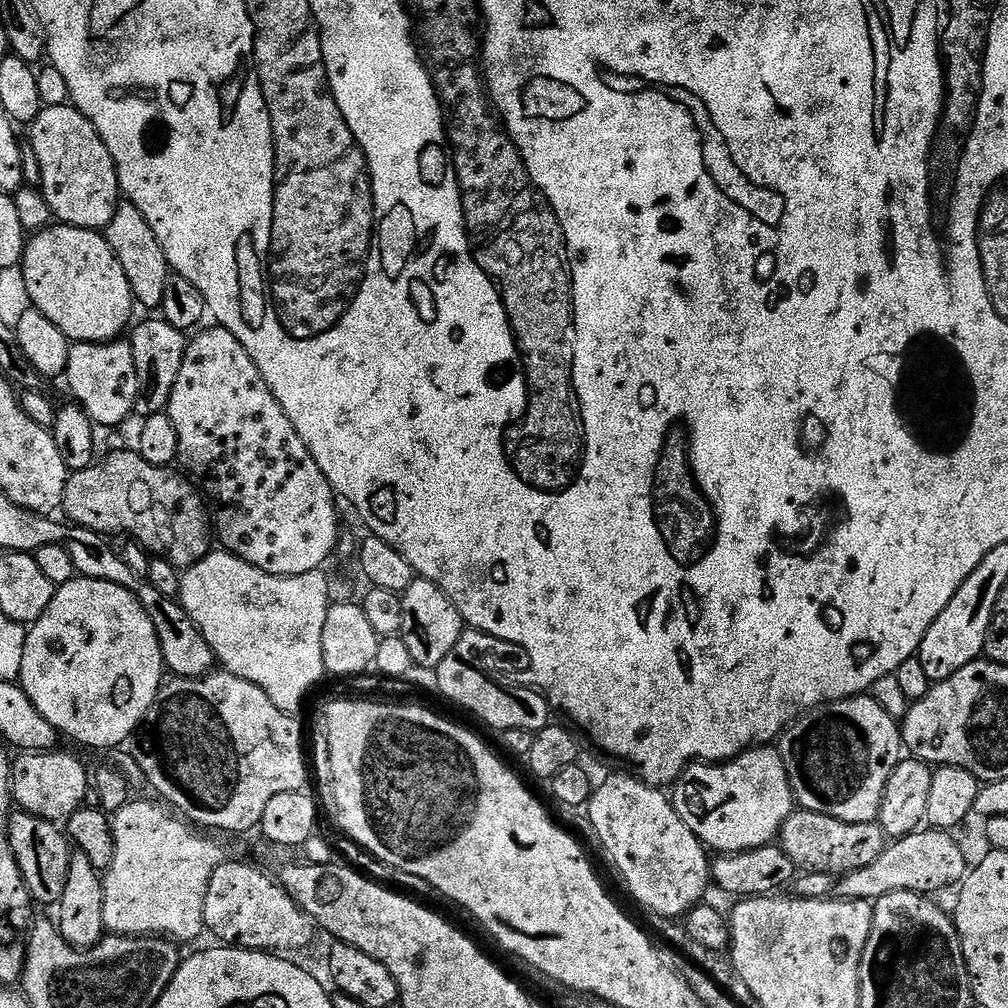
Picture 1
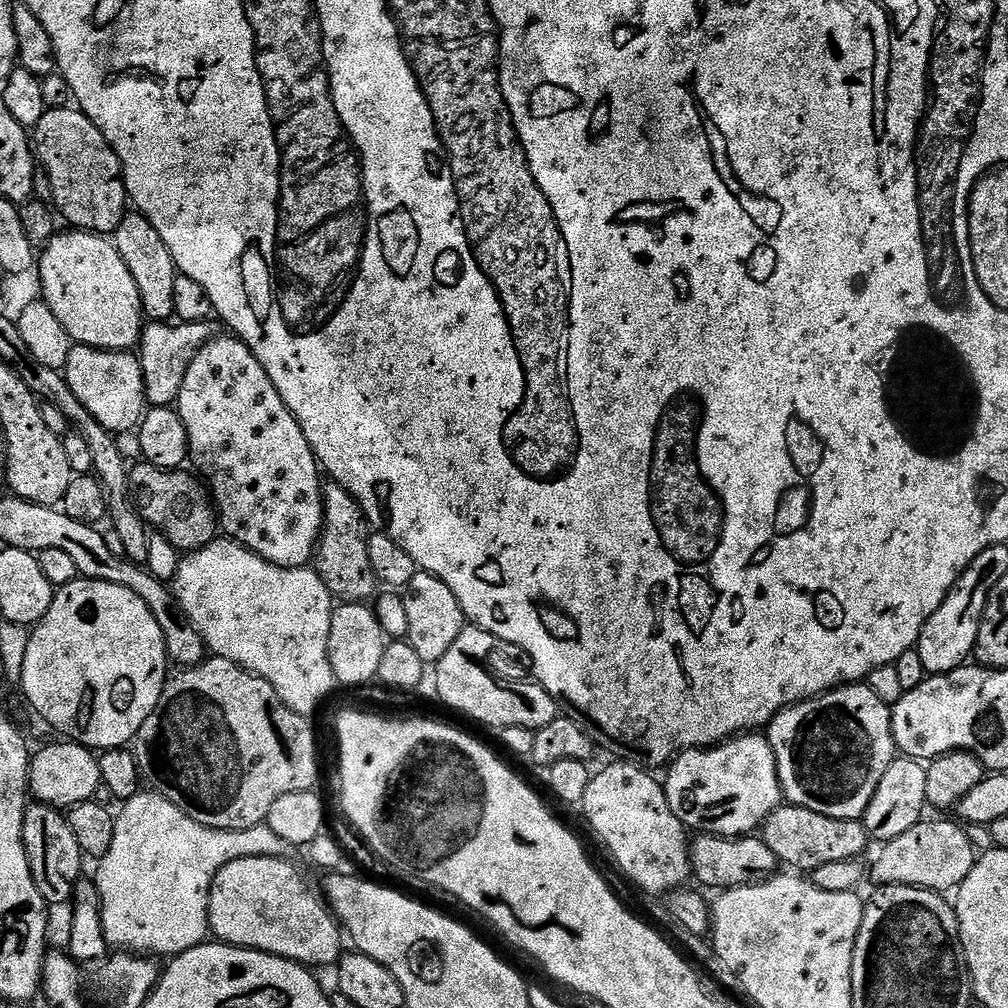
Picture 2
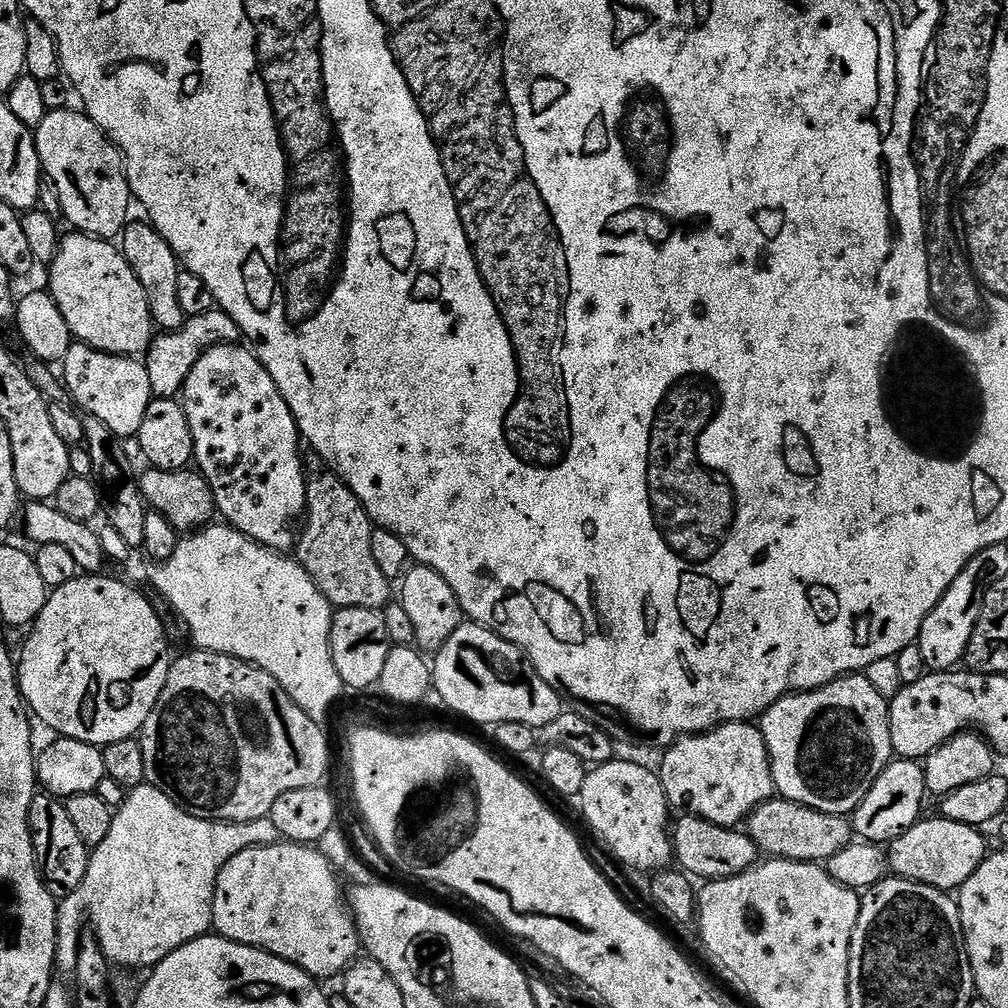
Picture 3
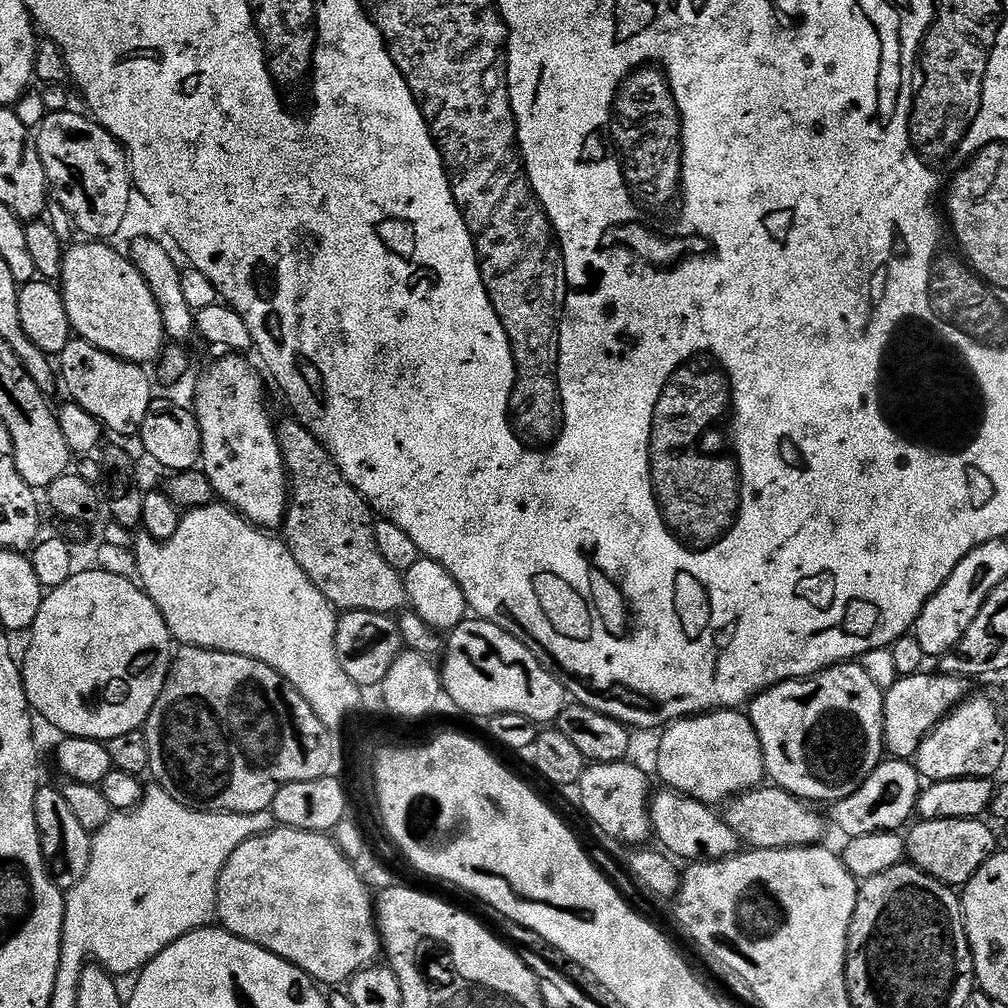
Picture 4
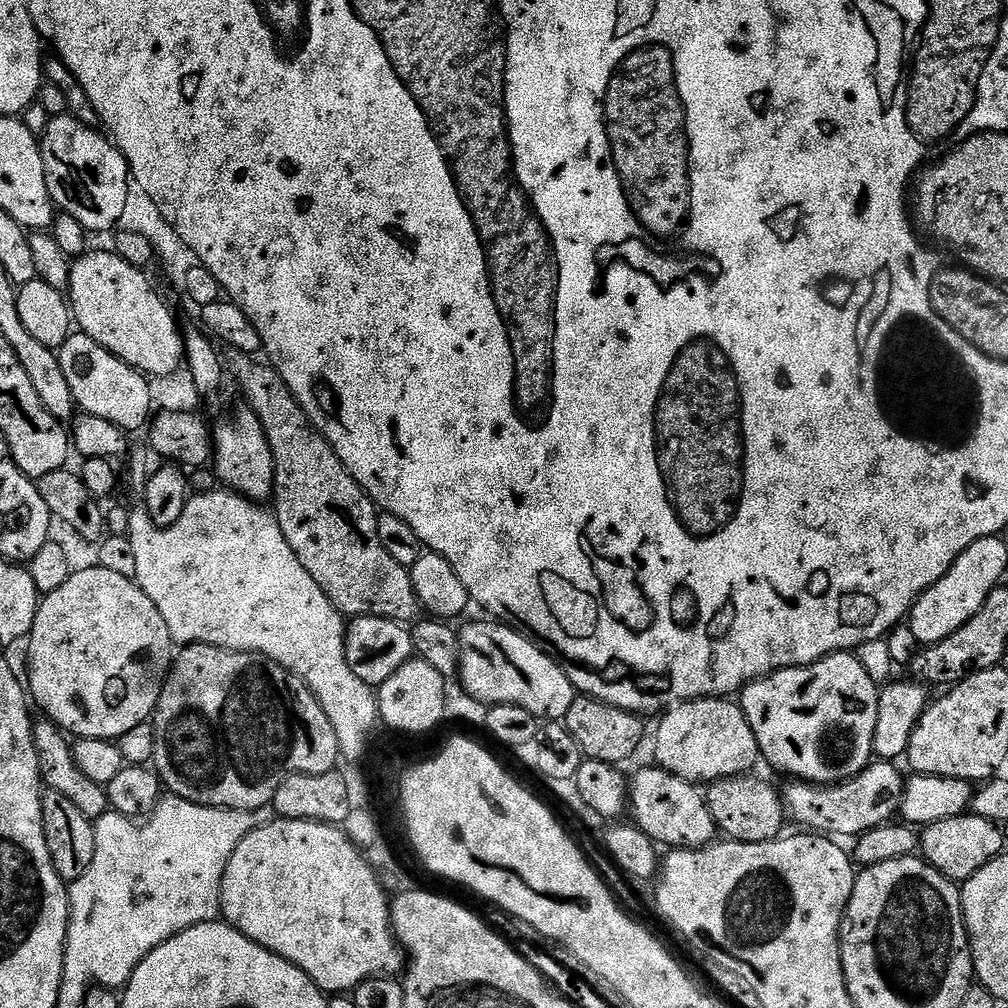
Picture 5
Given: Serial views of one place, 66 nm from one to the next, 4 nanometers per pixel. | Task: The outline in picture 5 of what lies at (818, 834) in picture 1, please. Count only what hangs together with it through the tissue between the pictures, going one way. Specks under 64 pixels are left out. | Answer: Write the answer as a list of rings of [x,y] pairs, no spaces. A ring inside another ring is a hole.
[[[756,774],[731,776],[729,780],[713,780],[707,785],[706,799],[717,829],[737,844],[757,844],[777,839],[785,831],[786,809],[778,788],[759,780]]]

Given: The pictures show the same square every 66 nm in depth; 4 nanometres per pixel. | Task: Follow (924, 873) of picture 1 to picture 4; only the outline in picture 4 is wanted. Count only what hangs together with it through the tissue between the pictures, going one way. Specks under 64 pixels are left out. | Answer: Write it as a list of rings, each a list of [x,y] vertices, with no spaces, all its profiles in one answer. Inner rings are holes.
[[[934,819],[919,821],[906,836],[906,854],[909,861],[928,876],[952,888],[968,883],[989,856],[993,855],[994,834],[981,819]]]

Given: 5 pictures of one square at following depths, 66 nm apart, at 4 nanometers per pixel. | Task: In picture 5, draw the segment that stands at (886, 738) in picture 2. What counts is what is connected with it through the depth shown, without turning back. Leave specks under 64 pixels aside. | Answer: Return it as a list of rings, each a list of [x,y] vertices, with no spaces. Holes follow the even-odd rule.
[[[848,650],[843,652],[831,652],[829,656],[823,656],[818,662],[807,664],[801,668],[783,668],[780,672],[771,672],[769,676],[764,676],[761,680],[755,680],[752,684],[747,684],[738,696],[740,709],[746,714],[746,722],[750,722],[750,730],[754,730],[754,738],[760,747],[760,755],[766,761],[769,760],[780,772],[789,772],[789,777],[806,780],[810,784],[821,786],[831,786],[834,784],[844,784],[847,780],[852,780],[858,774],[862,774],[868,765],[874,760],[874,732],[878,730],[878,702],[880,701],[880,688],[862,670],[862,662]]]

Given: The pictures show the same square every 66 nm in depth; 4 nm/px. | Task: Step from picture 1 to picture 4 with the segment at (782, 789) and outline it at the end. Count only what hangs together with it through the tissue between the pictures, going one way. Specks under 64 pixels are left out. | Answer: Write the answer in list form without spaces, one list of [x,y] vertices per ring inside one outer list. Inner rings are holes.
[[[721,710],[706,712],[703,716],[685,716],[683,720],[671,721],[665,728],[668,729],[656,748],[656,772],[665,789],[680,792],[709,806],[720,806],[729,798],[751,792],[765,783],[762,746],[751,719],[743,711]]]

